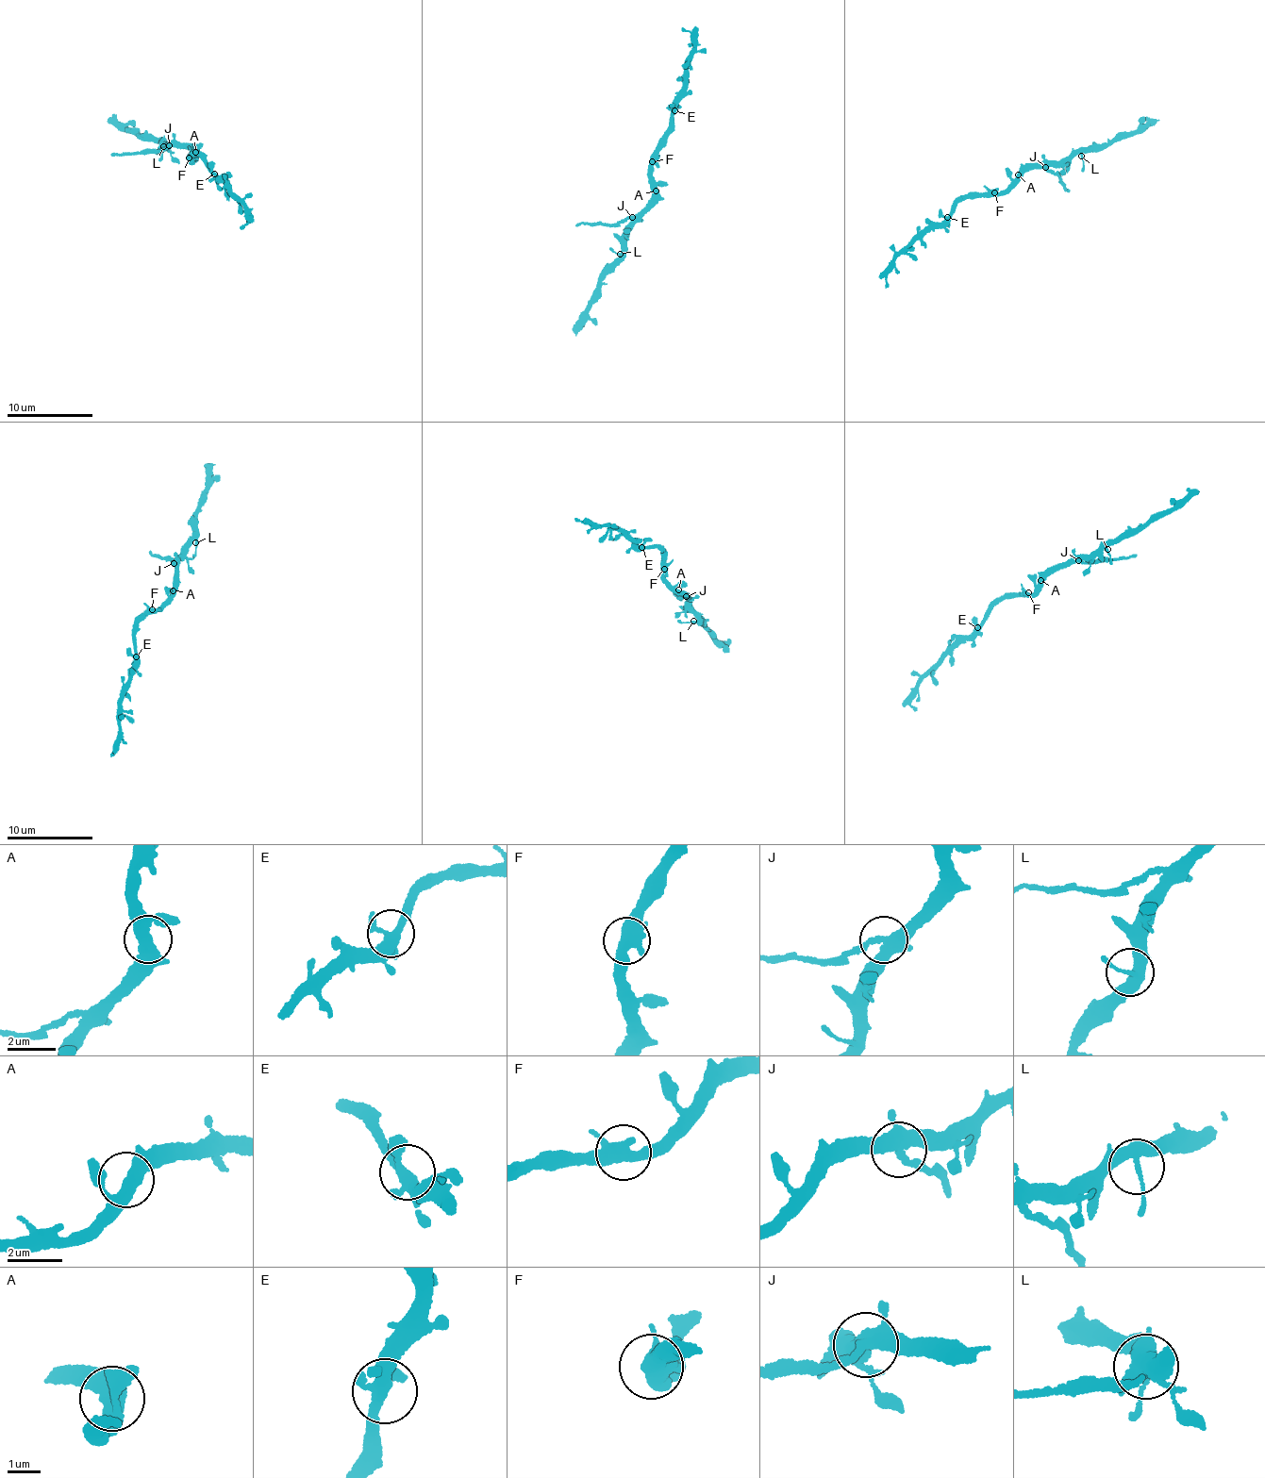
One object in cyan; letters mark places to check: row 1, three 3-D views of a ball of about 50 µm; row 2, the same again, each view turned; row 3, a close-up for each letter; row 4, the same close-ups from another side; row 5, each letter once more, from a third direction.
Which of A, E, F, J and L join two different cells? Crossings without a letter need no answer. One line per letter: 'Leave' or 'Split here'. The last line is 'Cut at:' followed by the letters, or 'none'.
A: Leave
E: Leave
F: Leave
J: Split here
L: Leave
Cut at: J

